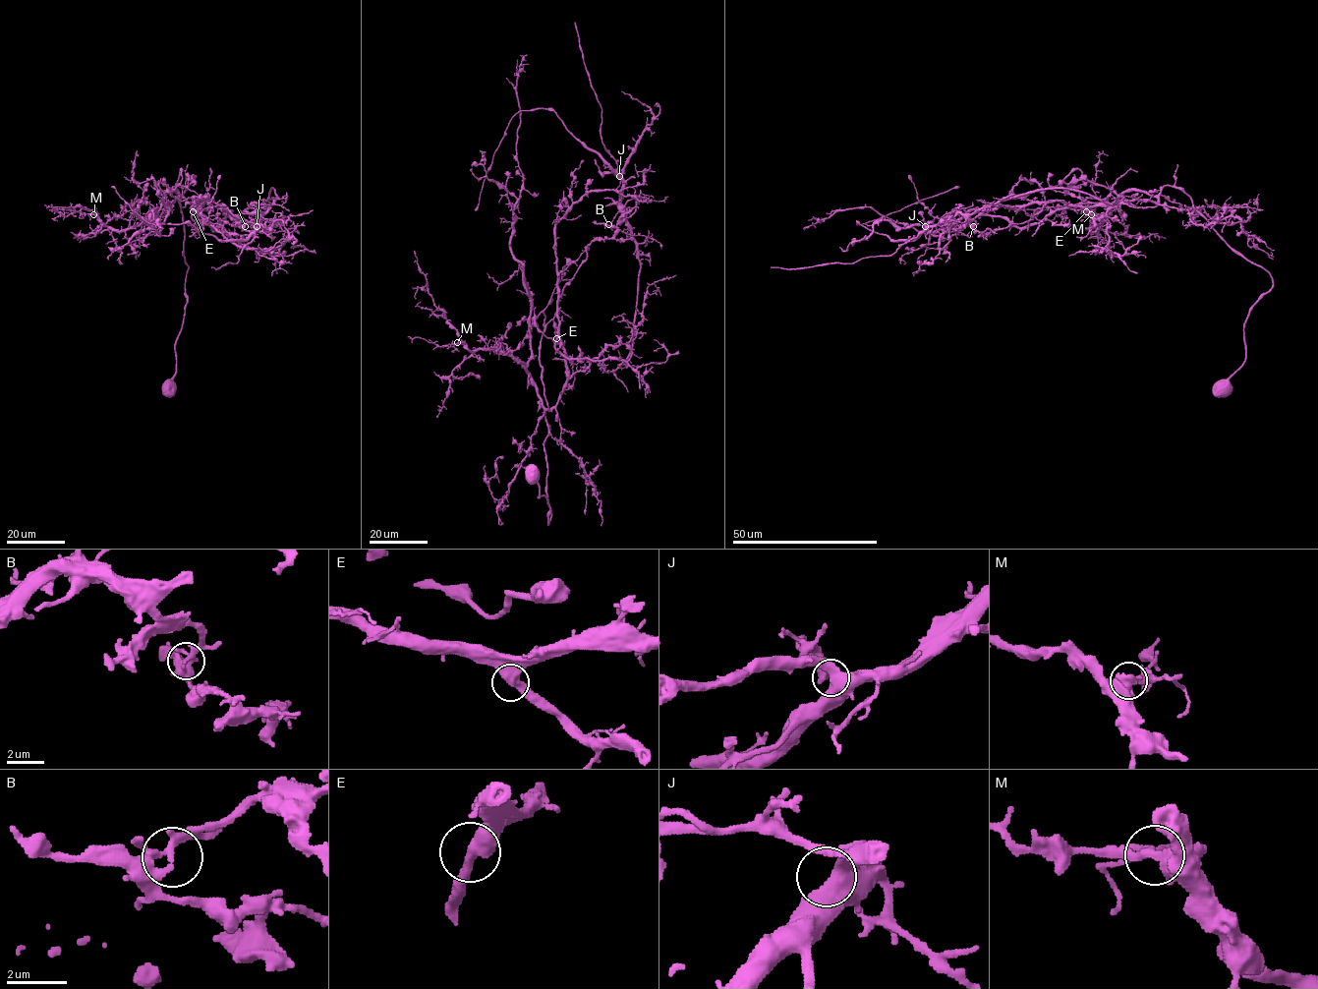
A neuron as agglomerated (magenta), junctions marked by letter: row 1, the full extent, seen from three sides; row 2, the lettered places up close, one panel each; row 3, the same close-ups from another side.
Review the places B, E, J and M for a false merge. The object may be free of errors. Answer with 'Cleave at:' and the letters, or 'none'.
Cleave at: B

